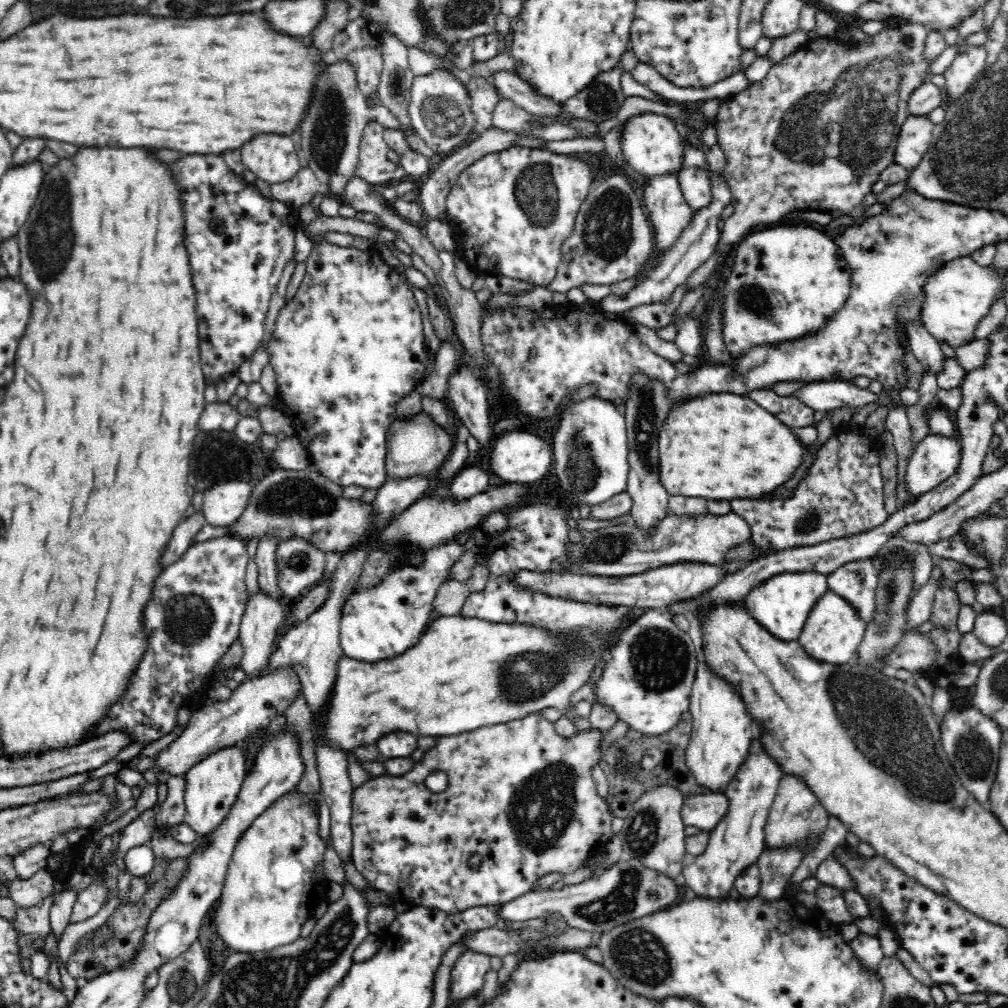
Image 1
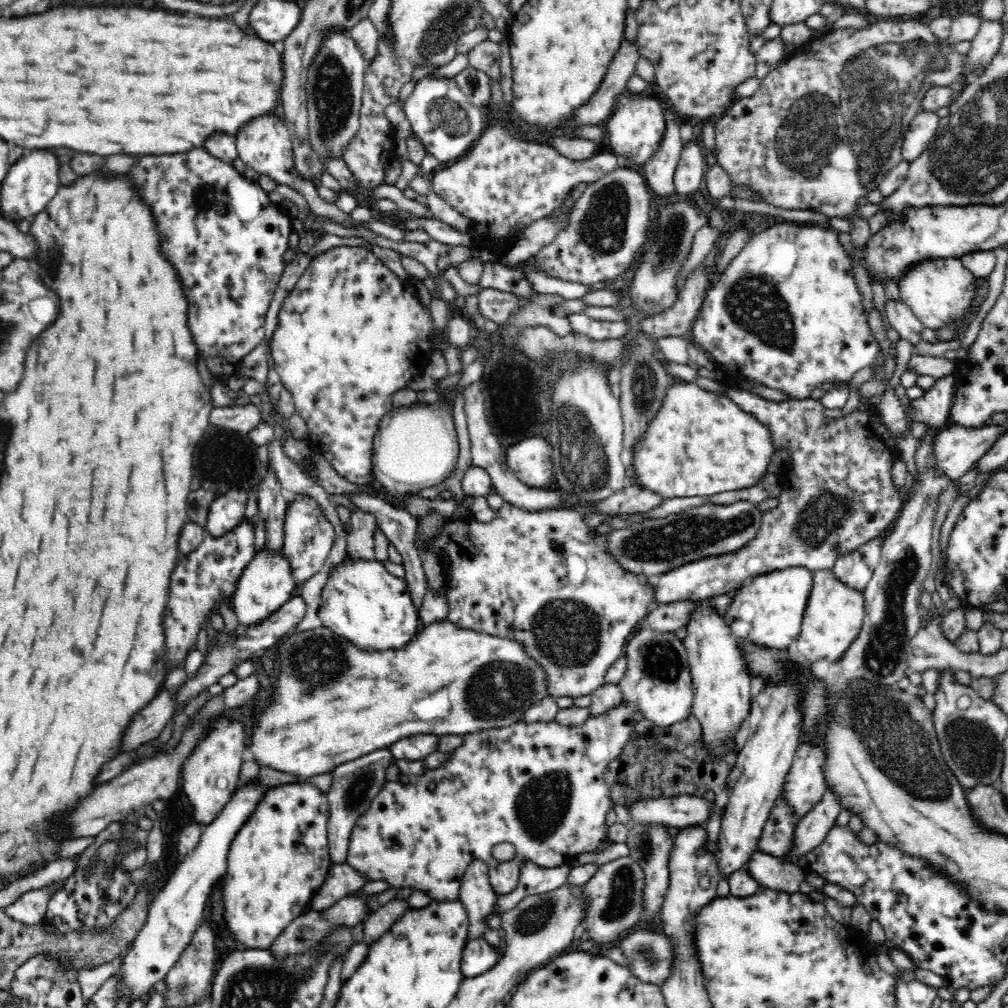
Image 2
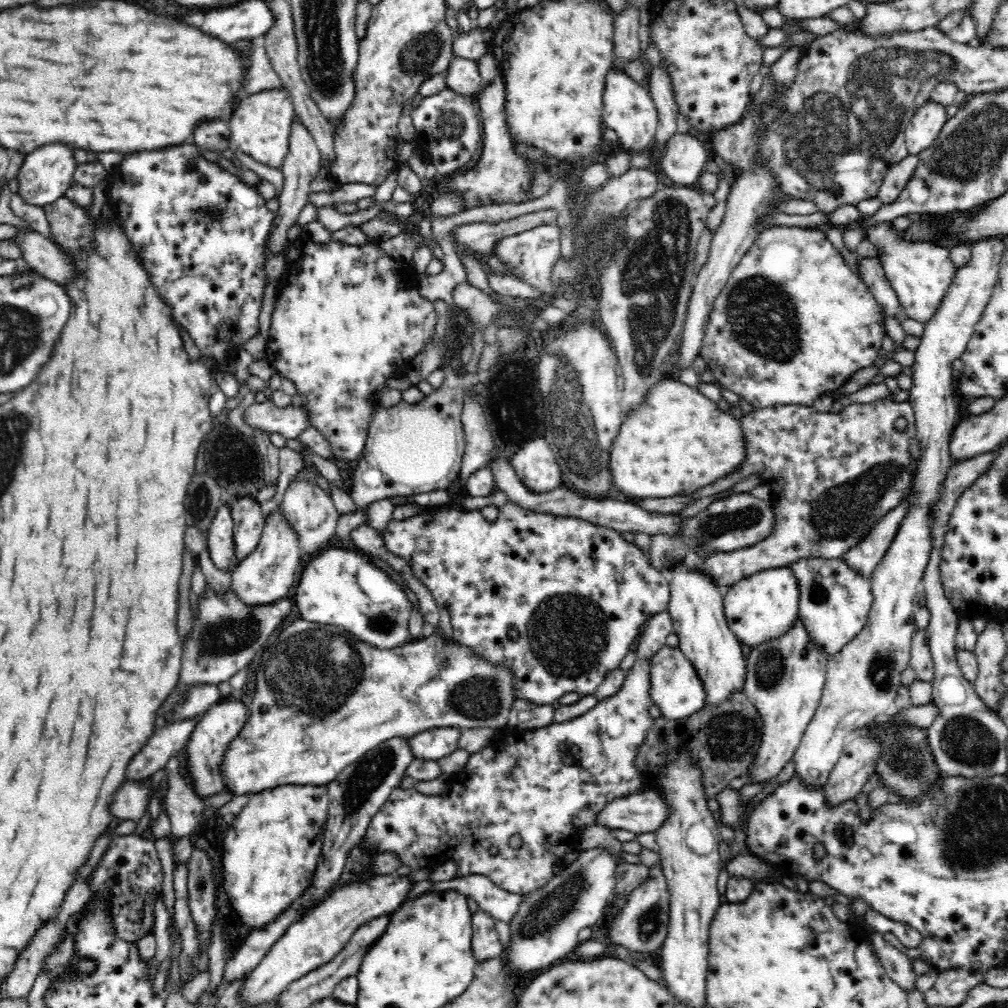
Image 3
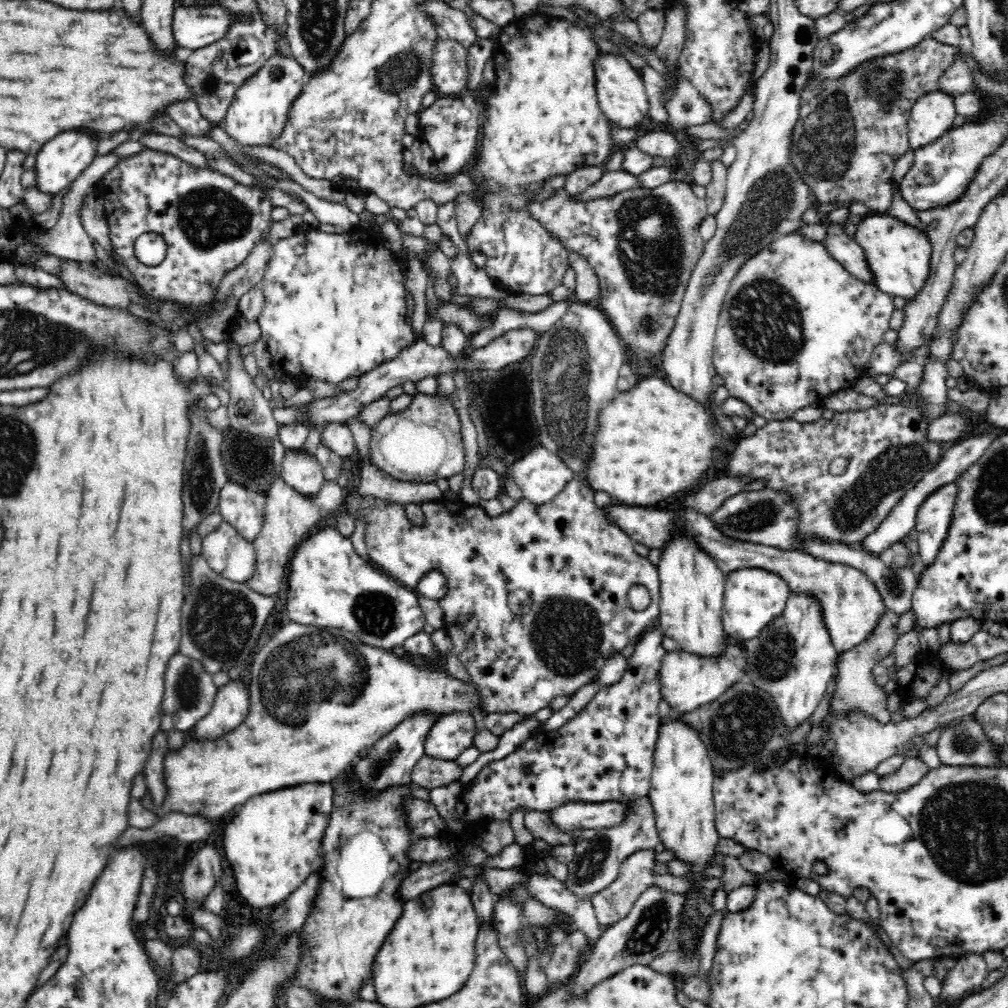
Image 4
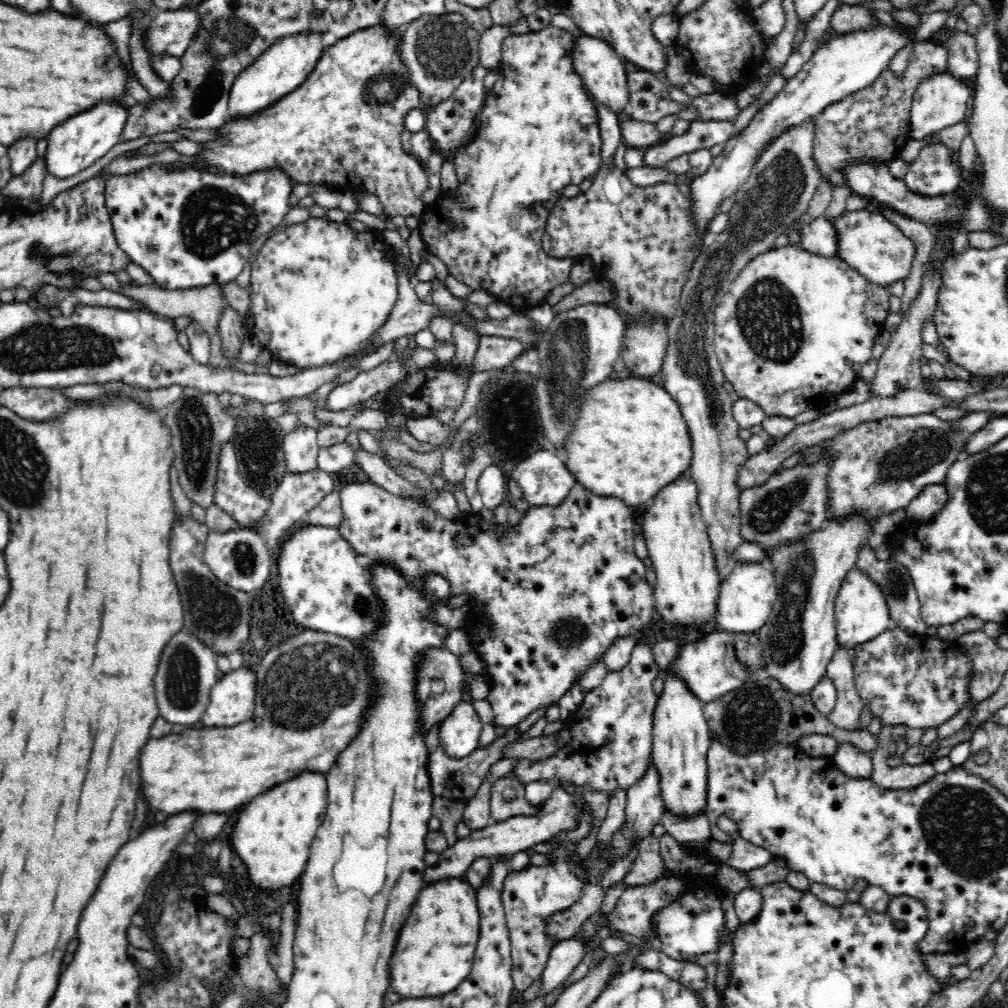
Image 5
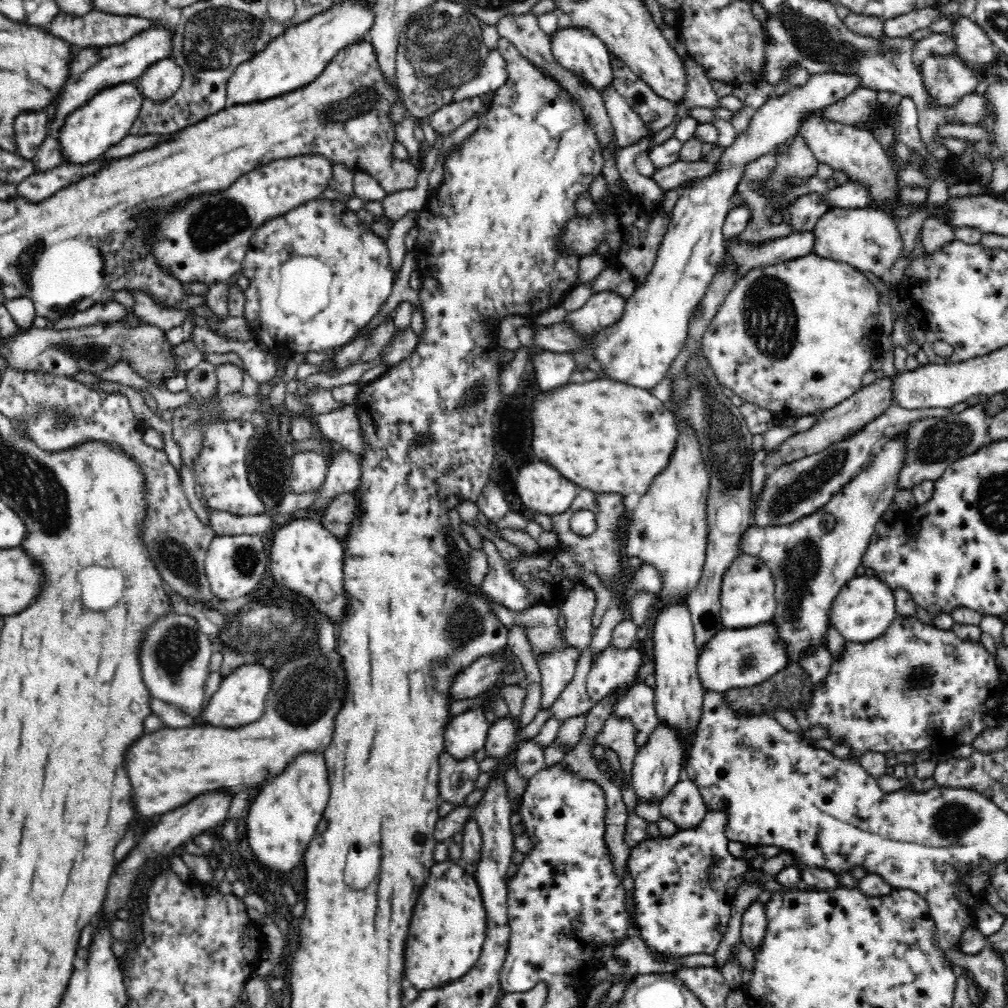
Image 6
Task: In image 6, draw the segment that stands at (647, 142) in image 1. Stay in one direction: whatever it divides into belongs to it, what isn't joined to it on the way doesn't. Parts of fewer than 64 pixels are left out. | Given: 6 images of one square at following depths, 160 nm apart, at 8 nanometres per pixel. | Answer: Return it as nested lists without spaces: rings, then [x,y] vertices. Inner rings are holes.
[[[578,27],[556,28],[550,34],[551,51],[554,58],[566,70],[574,73],[582,81],[586,81],[594,88],[602,90],[611,84],[612,54],[608,47],[590,30]]]

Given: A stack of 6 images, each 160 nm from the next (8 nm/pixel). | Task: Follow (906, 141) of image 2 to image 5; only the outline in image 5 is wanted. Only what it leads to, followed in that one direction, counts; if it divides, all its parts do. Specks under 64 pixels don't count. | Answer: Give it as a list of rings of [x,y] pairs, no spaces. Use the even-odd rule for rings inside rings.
[[[949,70],[930,74],[914,90],[909,119],[910,136],[920,141],[926,134],[939,133],[943,128],[960,122],[965,118],[968,100],[972,95],[970,87],[966,85],[964,79],[953,76]]]

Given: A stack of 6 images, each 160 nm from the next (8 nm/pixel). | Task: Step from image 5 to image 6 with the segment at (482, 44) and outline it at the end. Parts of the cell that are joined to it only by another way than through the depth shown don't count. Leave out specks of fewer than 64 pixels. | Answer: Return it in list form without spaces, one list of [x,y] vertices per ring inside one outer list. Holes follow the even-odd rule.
[[[497,49],[491,50],[480,69],[480,72],[470,82],[464,83],[452,92],[453,102],[463,101],[465,98],[482,96],[487,92],[498,90],[506,84],[509,74],[504,57],[498,53]]]

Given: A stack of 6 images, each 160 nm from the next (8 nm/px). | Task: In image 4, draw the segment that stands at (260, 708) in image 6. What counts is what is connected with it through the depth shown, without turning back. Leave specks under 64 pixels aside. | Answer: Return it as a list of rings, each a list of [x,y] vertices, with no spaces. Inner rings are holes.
[[[230,679],[218,688],[210,712],[188,734],[198,740],[214,740],[242,724],[249,706],[248,685],[240,679]]]

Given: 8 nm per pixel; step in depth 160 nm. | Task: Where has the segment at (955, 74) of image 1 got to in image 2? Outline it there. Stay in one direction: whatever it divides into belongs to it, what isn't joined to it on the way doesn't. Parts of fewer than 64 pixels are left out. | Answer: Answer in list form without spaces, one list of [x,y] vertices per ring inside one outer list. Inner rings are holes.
[[[1001,18],[982,21],[978,33],[971,40],[971,48],[966,54],[965,64],[969,70],[982,72],[990,64],[994,55],[997,55],[1000,50],[1004,31],[1005,26]]]

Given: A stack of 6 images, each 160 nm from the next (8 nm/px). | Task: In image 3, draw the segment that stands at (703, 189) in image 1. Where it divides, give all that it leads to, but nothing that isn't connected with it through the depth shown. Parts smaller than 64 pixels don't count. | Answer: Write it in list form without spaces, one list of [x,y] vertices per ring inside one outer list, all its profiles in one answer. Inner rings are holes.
[[[677,132],[666,140],[660,165],[675,185],[692,186],[711,157],[698,139]]]

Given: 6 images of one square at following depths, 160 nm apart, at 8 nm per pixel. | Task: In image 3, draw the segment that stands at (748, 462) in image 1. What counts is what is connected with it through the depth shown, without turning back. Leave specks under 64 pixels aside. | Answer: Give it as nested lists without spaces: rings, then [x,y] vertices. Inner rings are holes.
[[[663,379],[646,394],[642,406],[634,406],[632,412],[623,412],[624,422],[610,450],[612,486],[616,486],[627,498],[668,498],[697,494],[696,490],[716,482],[730,474],[745,458],[742,425],[734,411],[723,412],[701,391],[695,390],[677,379]]]

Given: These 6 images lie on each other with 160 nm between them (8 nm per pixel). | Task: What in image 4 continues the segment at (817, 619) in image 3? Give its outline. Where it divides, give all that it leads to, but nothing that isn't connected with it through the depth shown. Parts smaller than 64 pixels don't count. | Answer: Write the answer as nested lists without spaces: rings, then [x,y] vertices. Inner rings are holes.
[[[615,503],[609,508],[609,517],[637,543],[649,549],[662,549],[674,528],[674,515],[668,508],[637,507]],[[681,508],[681,526],[714,559],[726,575],[740,568],[763,568],[781,576],[789,589],[812,595],[822,603],[823,617],[833,645],[845,653],[864,642],[875,629],[885,605],[873,582],[860,570],[844,563],[832,563],[802,551],[783,551],[779,548],[744,542],[724,534],[711,517],[696,509]]]

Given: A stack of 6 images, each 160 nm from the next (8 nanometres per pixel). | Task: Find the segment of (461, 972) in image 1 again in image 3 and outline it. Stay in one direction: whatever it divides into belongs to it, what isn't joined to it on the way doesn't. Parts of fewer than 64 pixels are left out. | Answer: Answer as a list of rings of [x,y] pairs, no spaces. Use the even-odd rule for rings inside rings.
[[[479,908],[471,913],[470,921],[473,927],[472,952],[477,962],[500,956],[505,947],[499,940],[494,925],[495,918],[489,912]]]

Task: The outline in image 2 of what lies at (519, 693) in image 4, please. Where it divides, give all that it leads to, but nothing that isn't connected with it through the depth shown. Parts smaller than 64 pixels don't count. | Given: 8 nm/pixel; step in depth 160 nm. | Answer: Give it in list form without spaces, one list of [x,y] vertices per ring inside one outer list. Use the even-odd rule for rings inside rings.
[[[504,503],[497,513],[492,522],[478,522],[473,517],[461,520],[445,520],[440,531],[428,541],[423,540],[421,534],[416,531],[414,547],[418,549],[418,556],[421,558],[420,551],[426,552],[433,549],[441,566],[444,595],[449,605],[446,620],[456,625],[456,627],[460,627],[460,629],[474,630],[494,637],[514,639],[514,641],[520,643],[524,647],[524,651],[530,655],[530,659],[534,659],[544,669],[546,689],[548,689],[550,697],[556,699],[559,696],[574,698],[591,695],[605,683],[604,676],[606,676],[608,668],[618,658],[624,658],[628,636],[636,630],[638,624],[643,623],[644,618],[648,616],[648,612],[655,605],[656,593],[652,579],[644,577],[642,574],[624,570],[620,563],[610,554],[609,546],[607,546],[607,536],[597,533],[597,527],[588,525],[584,520],[585,518],[578,511],[574,512],[574,509],[527,511],[510,503]],[[510,624],[514,626],[515,630],[508,633]]]

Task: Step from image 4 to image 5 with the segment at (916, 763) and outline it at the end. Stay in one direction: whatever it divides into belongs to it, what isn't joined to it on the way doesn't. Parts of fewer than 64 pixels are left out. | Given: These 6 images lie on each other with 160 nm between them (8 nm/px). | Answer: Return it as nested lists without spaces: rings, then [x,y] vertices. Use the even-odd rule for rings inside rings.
[[[884,726],[877,734],[878,746],[874,748],[871,757],[873,771],[871,779],[888,790],[909,789],[922,786],[936,776],[936,770],[931,763],[917,765],[898,765],[891,767],[887,761],[892,755],[890,726]]]

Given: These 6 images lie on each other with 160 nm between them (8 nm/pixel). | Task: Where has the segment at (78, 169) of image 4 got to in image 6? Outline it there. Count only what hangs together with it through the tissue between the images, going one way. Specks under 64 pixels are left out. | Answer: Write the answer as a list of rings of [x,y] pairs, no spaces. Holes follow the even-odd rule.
[[[136,81],[120,82],[113,87],[104,88],[95,94],[86,104],[77,108],[58,132],[59,141],[64,148],[66,163],[74,161],[86,164],[102,156],[108,148],[128,137],[130,129],[137,121],[144,100]]]

